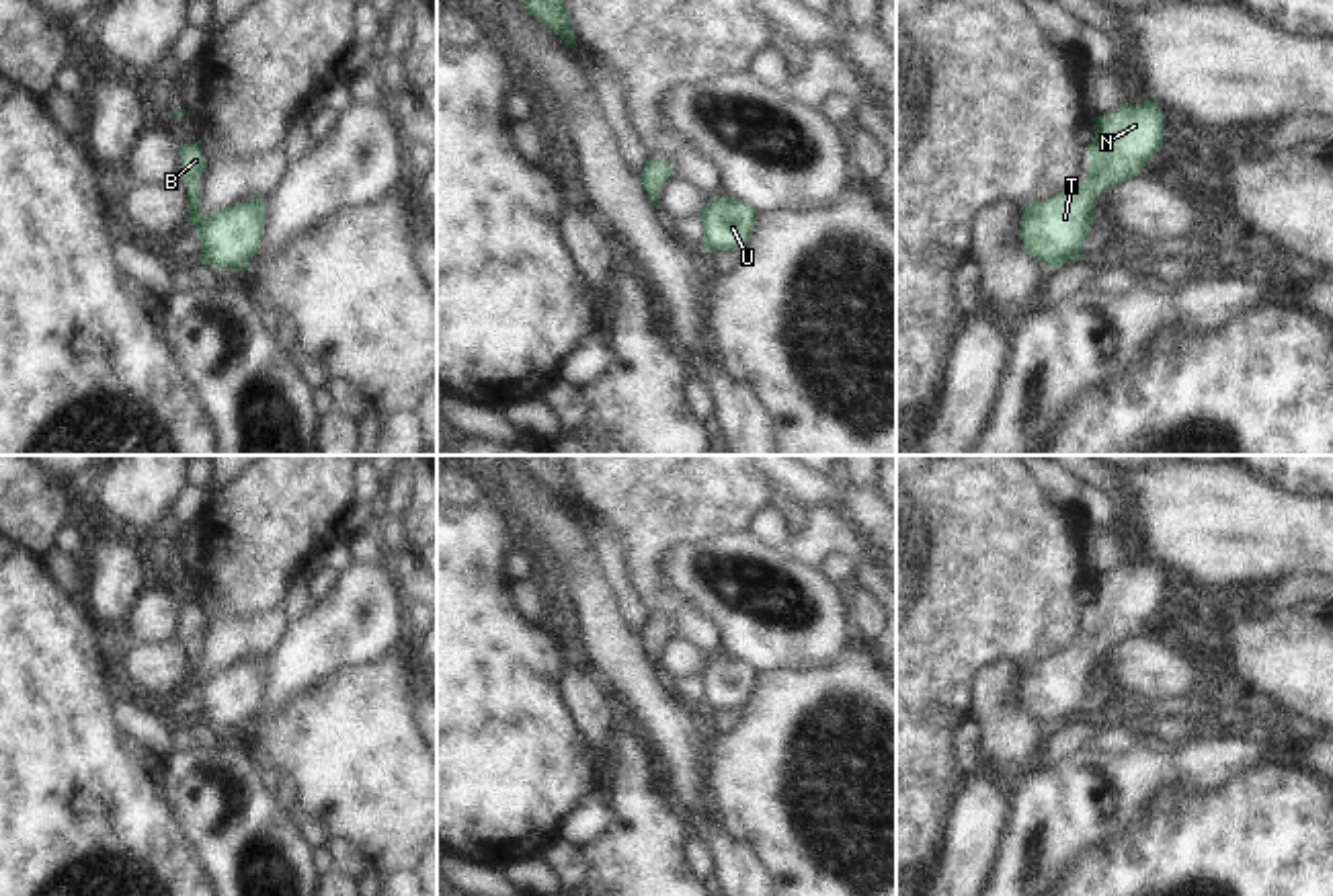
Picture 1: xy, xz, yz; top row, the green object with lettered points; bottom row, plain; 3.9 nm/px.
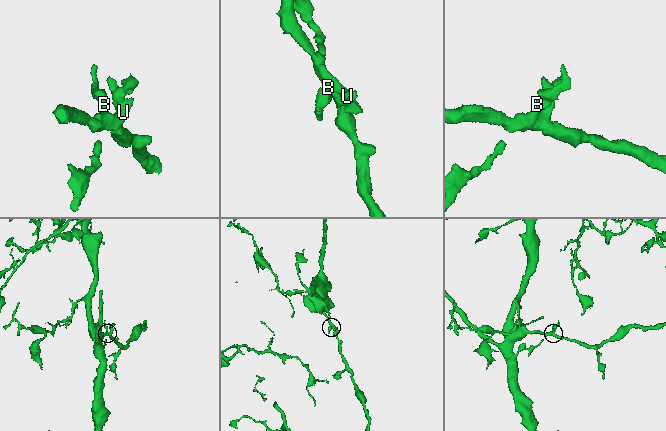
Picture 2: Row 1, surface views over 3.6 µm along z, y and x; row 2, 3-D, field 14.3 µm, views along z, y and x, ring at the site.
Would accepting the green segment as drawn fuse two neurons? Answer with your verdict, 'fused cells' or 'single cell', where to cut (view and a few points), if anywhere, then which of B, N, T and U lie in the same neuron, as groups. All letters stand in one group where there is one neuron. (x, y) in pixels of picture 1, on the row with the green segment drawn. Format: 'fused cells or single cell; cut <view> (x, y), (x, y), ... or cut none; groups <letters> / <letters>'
single cell; cut none; groups B N T U

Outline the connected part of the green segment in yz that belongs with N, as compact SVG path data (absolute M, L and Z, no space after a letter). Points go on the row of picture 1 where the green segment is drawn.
M1155 100L1124 103L1099 115L1095 139L1087 146L1087 182L1077 182L1048 201L1032 201L1021 215L1021 240L1027 252L1056 269L1085 260L1081 248L1095 223L1095 199L1109 187L1140 174L1163 146L1163 111Z

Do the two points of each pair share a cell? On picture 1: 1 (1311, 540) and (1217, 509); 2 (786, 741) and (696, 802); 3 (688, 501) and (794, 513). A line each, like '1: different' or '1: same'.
1: same
2: different
3: different

